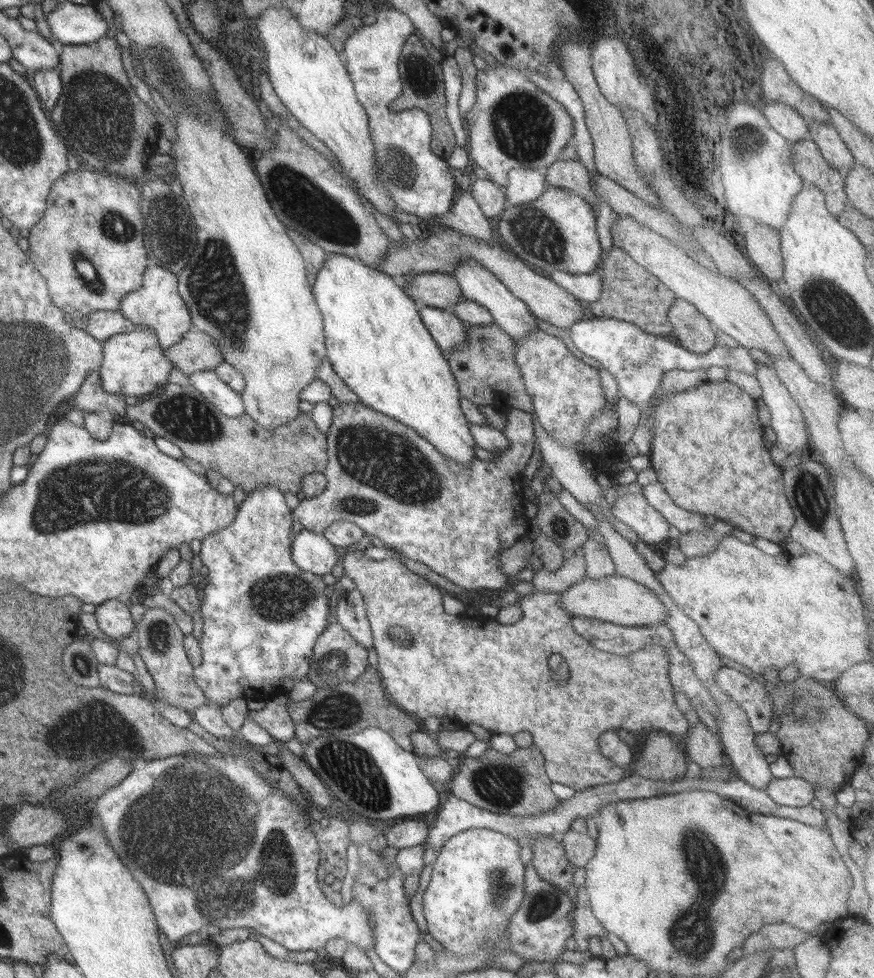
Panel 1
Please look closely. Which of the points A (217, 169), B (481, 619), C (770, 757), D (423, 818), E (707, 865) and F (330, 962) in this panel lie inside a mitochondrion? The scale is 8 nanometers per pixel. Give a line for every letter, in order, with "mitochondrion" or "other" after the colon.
A: other
B: other
C: other
D: other
E: mitochondrion
F: other

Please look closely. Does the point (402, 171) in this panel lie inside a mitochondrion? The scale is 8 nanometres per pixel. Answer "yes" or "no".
yes

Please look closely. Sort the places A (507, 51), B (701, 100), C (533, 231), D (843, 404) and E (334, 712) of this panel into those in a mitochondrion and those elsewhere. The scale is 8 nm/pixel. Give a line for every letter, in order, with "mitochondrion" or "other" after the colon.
A: mitochondrion
B: other
C: mitochondrion
D: other
E: mitochondrion

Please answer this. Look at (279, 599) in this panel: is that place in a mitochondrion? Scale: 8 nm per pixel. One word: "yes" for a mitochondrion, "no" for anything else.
yes

